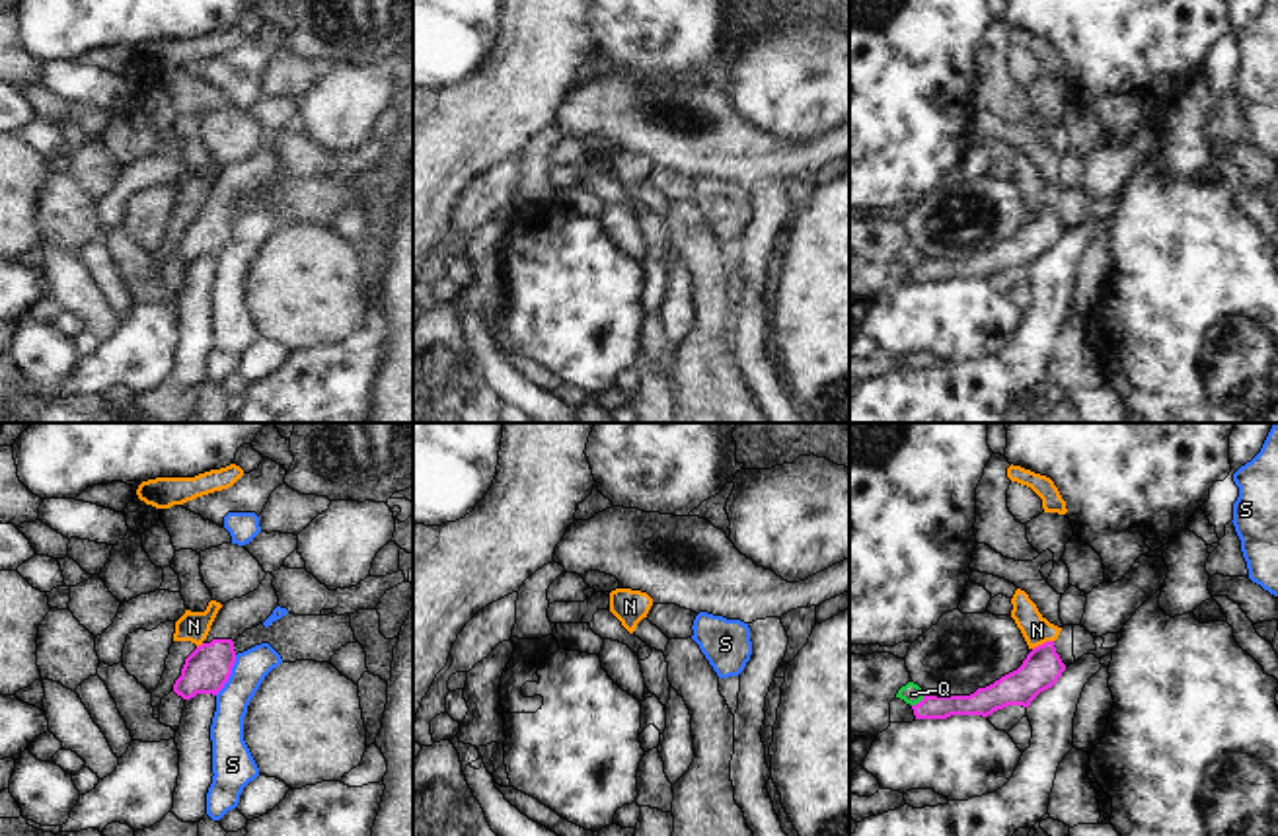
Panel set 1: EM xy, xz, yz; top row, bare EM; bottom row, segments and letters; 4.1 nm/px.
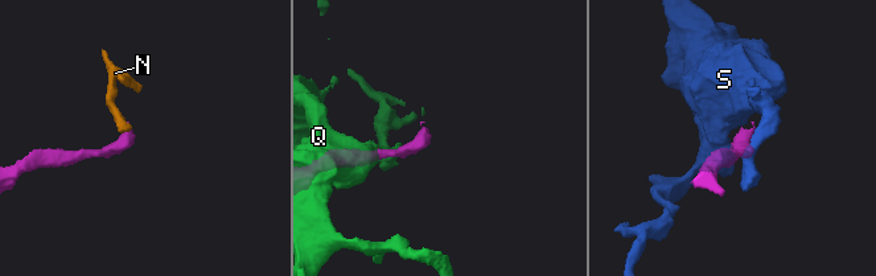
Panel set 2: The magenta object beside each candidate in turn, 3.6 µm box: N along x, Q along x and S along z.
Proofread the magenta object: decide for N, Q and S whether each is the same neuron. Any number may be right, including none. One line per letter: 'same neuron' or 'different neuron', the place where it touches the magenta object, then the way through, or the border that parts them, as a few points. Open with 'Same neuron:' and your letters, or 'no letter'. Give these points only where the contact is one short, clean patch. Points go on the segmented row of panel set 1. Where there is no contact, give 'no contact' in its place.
Same neuron: no letter
N: different neuron; contact yz (1043, 644); border yz (1052, 640), (1033, 649)
Q: different neuron; contact yz (920, 702)
S: different neuron; contact xy (230, 673); border xy (236, 655), (228, 681), (215, 694)

